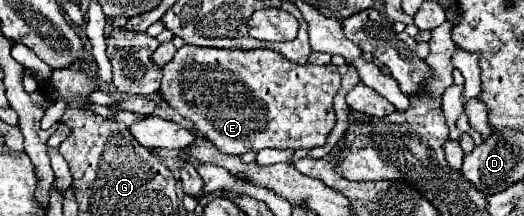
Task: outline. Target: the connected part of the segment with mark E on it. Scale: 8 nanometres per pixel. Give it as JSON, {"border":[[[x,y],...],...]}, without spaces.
{"border":[[[181,46],[173,60],[163,66],[161,94],[171,108],[175,108],[185,120],[193,122],[197,132],[211,140],[225,154],[259,152],[263,148],[317,148],[327,142],[331,128],[335,126],[333,96],[339,90],[341,76],[337,66],[299,66],[283,58],[273,50],[219,50]]]}

